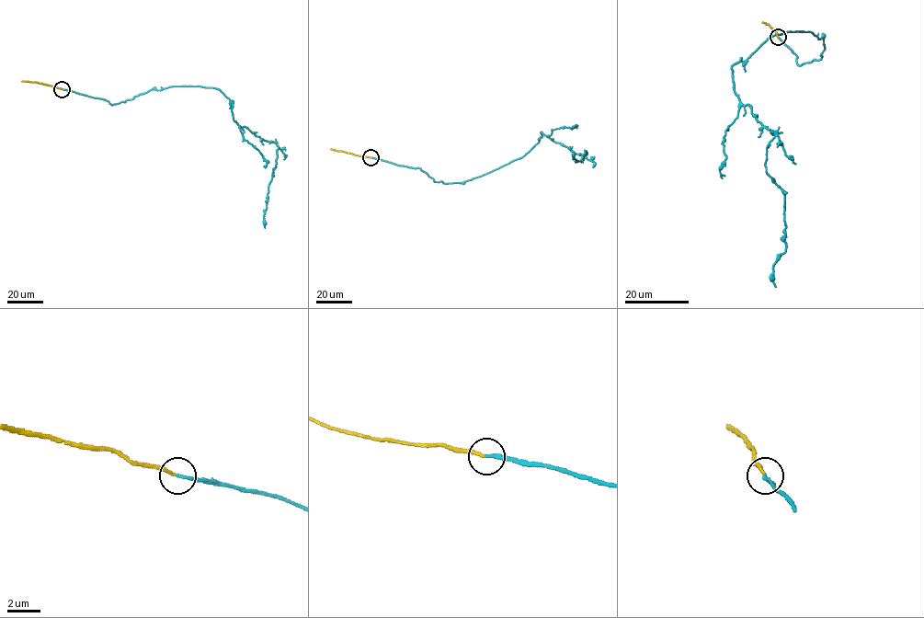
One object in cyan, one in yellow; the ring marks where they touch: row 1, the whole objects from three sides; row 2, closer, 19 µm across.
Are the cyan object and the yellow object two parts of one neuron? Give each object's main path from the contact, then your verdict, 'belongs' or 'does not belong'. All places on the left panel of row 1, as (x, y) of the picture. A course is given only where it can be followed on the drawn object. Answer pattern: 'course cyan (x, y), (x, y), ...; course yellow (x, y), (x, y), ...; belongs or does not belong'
course cyan (62, 89), (111, 105), (152, 89), (218, 88), (233, 101), (233, 120), (240, 126), (279, 147), (265, 228); course yellow (62, 89), (21, 81); belongs

